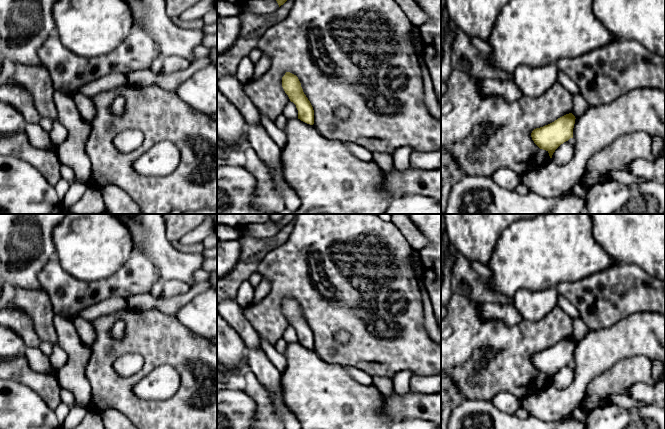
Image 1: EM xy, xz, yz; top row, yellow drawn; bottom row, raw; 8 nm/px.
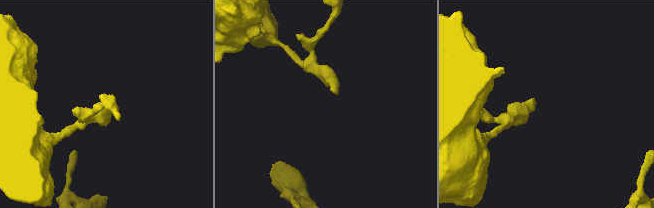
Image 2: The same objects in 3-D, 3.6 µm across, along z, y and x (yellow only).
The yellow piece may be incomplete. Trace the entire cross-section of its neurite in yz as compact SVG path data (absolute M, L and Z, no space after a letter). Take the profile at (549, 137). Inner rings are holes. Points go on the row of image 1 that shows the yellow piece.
M569 113L548 125L536 128L531 133L532 140L540 149L546 150L552 158L561 144L573 138L575 119L575 116Z

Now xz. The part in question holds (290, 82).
M286 72L282 77L282 87L290 101L296 105L298 110L298 119L307 124L313 125L314 110L310 101L303 92L298 77L290 72Z

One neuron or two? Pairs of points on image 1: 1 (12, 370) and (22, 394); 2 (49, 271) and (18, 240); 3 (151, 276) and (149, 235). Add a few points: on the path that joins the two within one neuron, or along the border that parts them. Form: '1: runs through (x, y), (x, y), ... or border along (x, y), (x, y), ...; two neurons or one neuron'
1: border along (10, 378), (27, 385), (36, 393); two neurons
2: border along (53, 255), (38, 274), (39, 283), (44, 290); two neurons
3: border along (134, 252), (142, 252), (155, 265), (160, 280); two neurons

